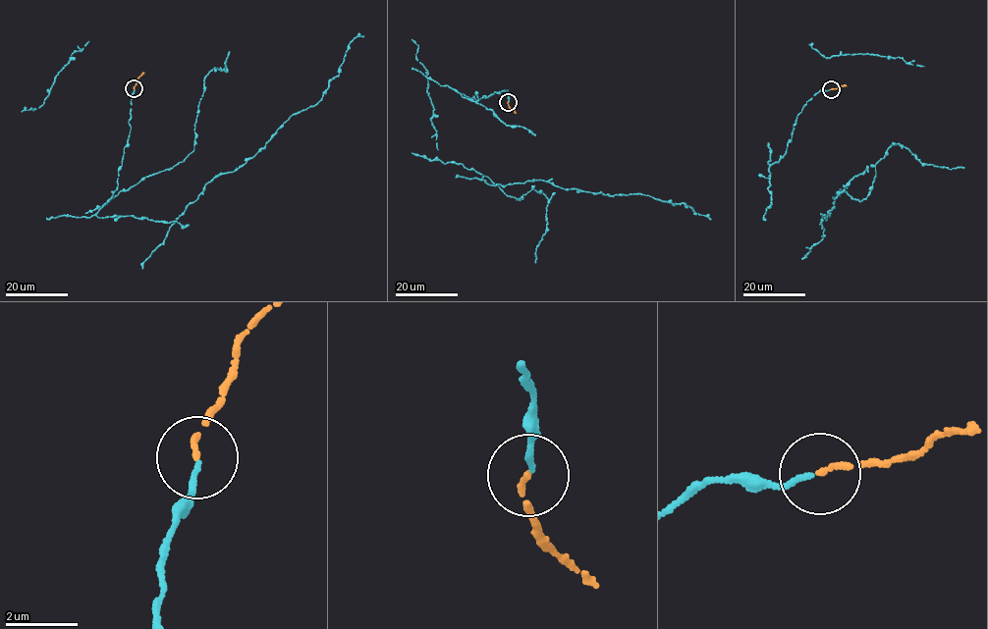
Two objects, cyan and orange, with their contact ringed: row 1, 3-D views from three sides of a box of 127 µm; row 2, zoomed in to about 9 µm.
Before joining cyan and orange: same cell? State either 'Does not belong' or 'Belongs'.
Belongs

